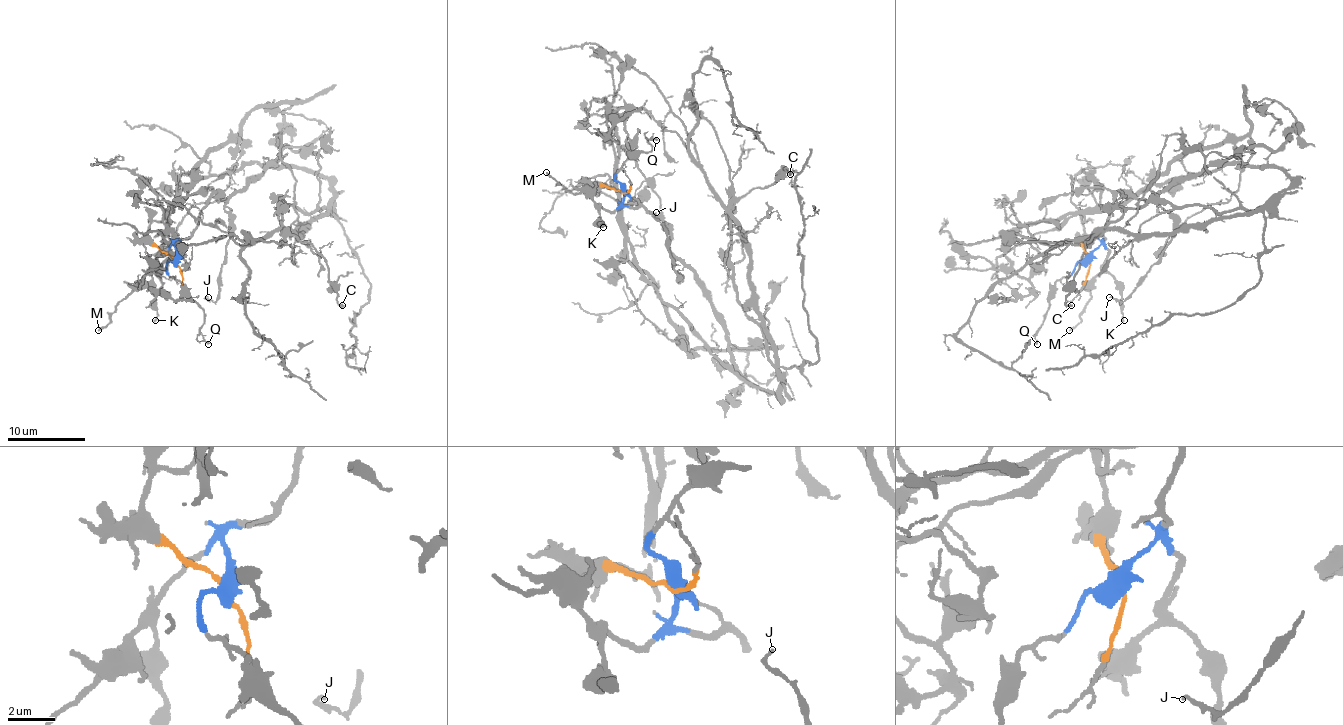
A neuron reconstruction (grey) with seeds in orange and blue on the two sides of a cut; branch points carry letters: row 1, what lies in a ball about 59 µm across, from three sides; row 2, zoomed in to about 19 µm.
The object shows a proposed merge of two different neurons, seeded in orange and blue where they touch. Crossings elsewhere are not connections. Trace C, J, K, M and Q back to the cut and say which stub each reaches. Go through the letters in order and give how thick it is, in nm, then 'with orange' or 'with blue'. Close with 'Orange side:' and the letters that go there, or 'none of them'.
C: 240 nm | with orange
J: 130 nm | with blue
K: 190 nm | with blue
M: 200 nm | with blue
Q: 160 nm | with blue
Orange side: C

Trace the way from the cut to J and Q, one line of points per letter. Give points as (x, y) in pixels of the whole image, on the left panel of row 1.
J: (174, 260), (201, 207), (213, 192), (221, 196), (231, 219), (227, 260), (215, 301), (207, 297)
Q: (174, 260), (166, 272), (180, 282), (186, 294), (203, 311), (199, 333), (207, 344)

